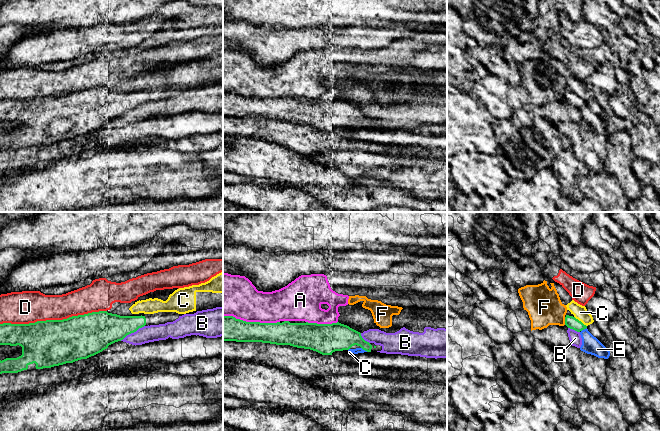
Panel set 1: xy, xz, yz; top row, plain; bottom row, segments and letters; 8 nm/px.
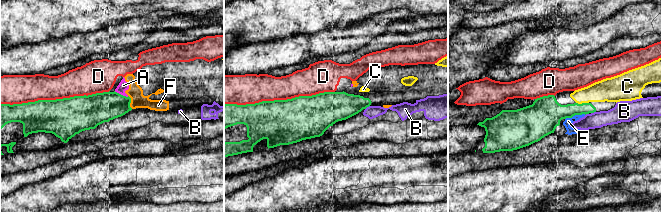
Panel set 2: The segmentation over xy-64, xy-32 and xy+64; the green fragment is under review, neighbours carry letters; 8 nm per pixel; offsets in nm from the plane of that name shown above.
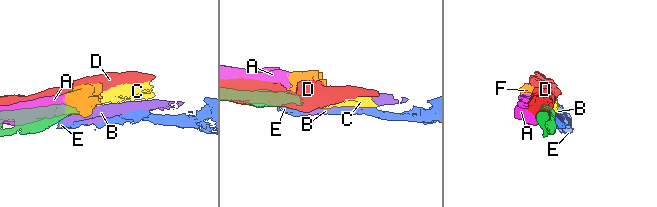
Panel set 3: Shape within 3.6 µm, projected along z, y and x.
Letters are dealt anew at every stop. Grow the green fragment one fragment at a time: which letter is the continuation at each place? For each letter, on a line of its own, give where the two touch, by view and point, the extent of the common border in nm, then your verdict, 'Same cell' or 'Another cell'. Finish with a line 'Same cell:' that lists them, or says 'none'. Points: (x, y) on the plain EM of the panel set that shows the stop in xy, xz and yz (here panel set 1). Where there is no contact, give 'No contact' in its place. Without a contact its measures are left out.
A: Touches green at xz (251, 98). Shared border 460 nm. Another cell
B: Touches green at xy (132, 108). Shared border 240 nm. Another cell
C: Touches green at yz (580, 97). Shared border 130 nm. Same cell
D: Touches green at xy (53, 96). Shared border 850 nm. Another cell
E: Touches green at xz (364, 125). Shared border 70 nm. Another cell
F: Touches green at yz (565, 97). Shared border 60 nm. Another cell
Same cell: C

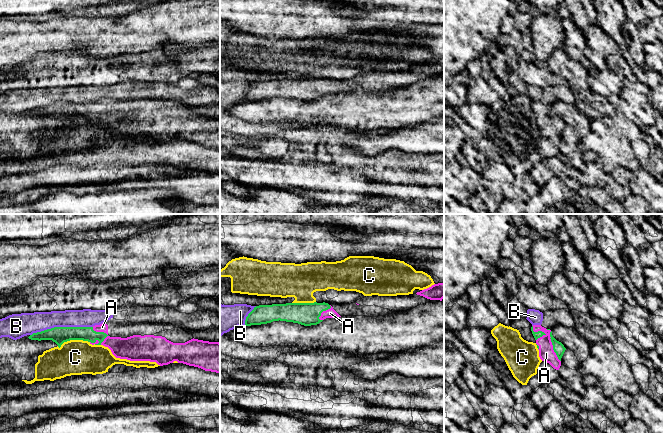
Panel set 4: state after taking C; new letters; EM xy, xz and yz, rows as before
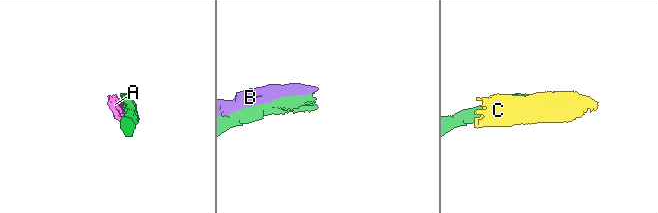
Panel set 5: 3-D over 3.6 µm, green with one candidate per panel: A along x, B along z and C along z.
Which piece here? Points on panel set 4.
A: Touches green at xy (103, 108). Shared border 160 nm. Same cell
B: Touches green at xy (61, 103). Shared border 500 nm. Another cell
C: Touches green at xy (73, 115). Shared border 260 nm. Another cell
Same cell: A

